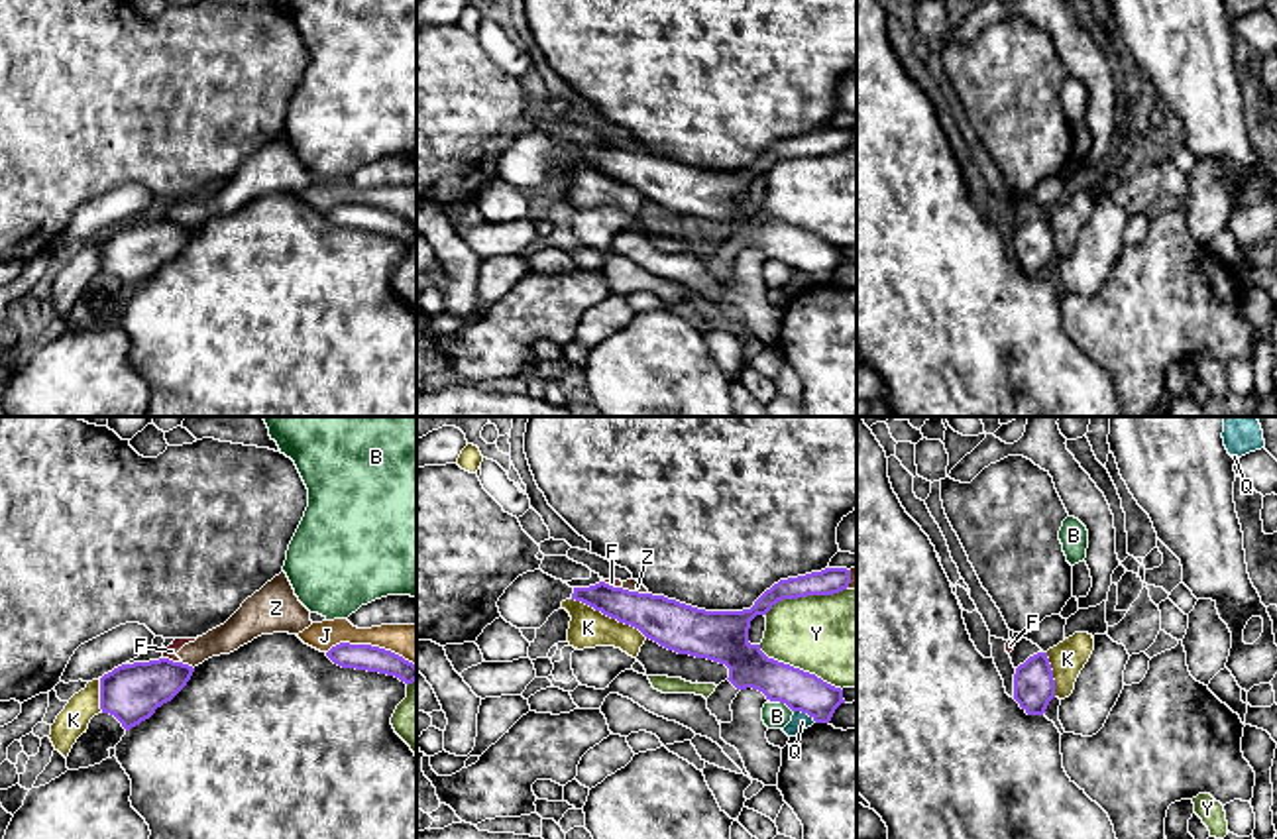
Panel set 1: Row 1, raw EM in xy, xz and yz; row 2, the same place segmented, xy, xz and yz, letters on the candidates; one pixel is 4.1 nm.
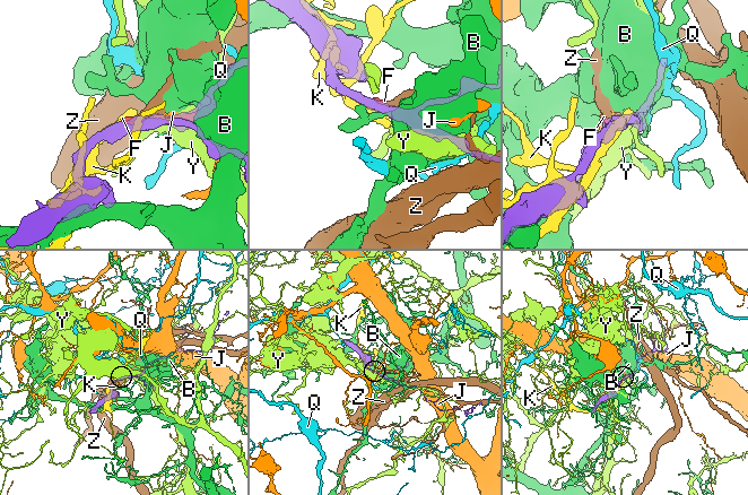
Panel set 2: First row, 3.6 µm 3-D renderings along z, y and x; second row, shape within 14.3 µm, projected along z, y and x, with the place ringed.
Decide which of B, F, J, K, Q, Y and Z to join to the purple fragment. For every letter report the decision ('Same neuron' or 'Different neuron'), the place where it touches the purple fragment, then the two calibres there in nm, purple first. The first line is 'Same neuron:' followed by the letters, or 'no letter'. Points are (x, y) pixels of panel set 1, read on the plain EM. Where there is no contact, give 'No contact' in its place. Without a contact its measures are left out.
Same neuron: no letter
B: Different neuron. Touches purple at xz (786, 264). Thickness 170 nm (purple) against 110 nm
F: Different neuron. Touches purple at xy (171, 221). Thickness 240 nm (purple) against 50 nm
J: Different neuron. Touches purple at xy (370, 205). Thickness 110 nm (purple) against 160 nm
K: Different neuron. Touches purple at xz (610, 175). Thickness 190 nm (purple) against 160 nm
Q: Different neuron. Touches purple at xz (806, 272). Thickness 160 nm (purple) against 70 nm
Y: Different neuron. Touches purple at xz (798, 228). Thickness 170 nm (purple) against 400 nm
Z: Different neuron. Touches purple at xz (635, 152). Thickness 200 nm (purple) against 50 nm

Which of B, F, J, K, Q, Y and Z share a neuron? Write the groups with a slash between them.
B / F Z / J / K / Q / Y

